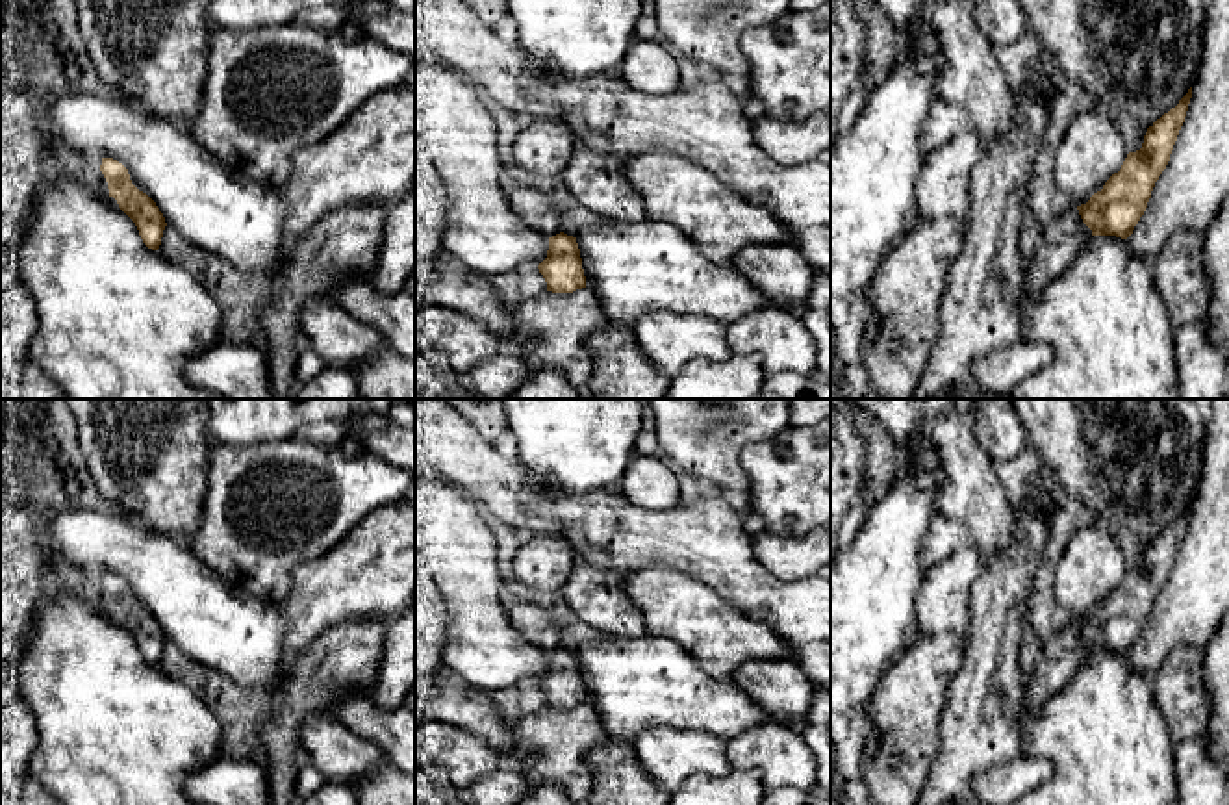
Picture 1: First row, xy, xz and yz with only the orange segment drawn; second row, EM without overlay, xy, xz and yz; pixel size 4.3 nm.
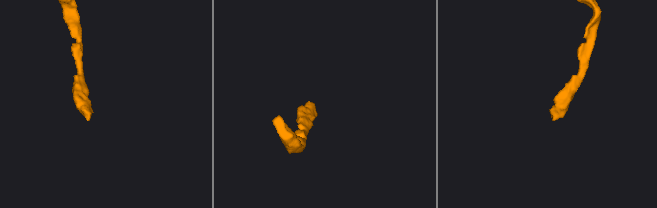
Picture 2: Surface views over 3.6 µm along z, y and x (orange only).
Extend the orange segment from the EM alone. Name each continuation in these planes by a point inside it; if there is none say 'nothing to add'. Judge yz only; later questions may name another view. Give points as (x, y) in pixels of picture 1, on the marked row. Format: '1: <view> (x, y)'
1: yz (1064, 236)

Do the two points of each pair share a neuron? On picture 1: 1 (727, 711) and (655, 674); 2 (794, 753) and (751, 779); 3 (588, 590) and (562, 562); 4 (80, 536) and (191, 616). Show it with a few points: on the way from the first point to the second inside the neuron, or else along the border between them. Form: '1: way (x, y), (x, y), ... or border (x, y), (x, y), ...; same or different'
1: way (709, 703), (690, 700), (673, 690); same
2: border (723, 750), (733, 768), (755, 770), (764, 785); different
3: border (579, 562), (560, 590); different
4: way (108, 544), (119, 544), (164, 588); same

